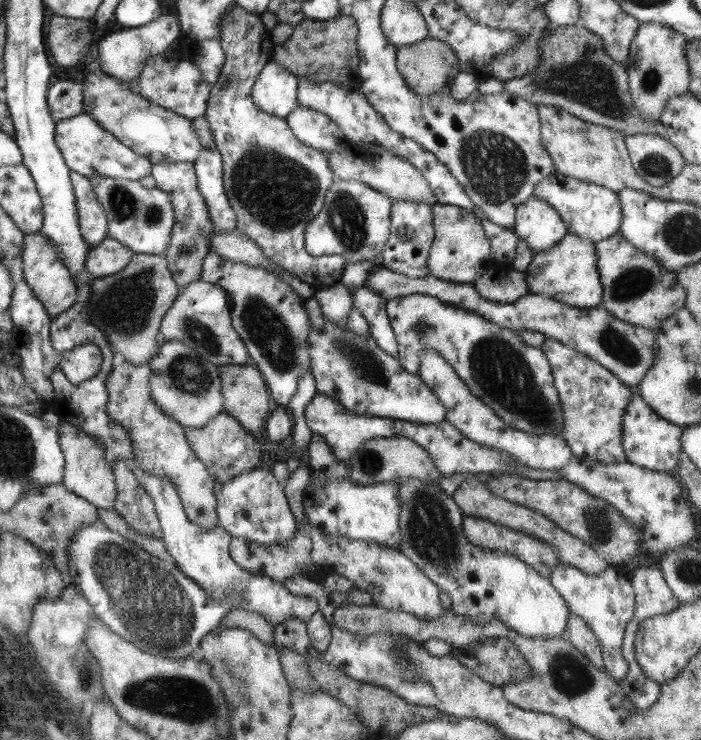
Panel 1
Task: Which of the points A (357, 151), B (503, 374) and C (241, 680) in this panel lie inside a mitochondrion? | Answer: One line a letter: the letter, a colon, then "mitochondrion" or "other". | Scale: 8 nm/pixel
A: other
B: mitochondrion
C: mitochondrion

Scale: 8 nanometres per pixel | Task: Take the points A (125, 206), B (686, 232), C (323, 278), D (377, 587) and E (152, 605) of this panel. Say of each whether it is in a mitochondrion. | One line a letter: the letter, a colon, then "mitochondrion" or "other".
A: mitochondrion
B: mitochondrion
C: other
D: other
E: mitochondrion

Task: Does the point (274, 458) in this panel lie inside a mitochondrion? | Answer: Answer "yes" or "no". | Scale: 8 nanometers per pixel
no

